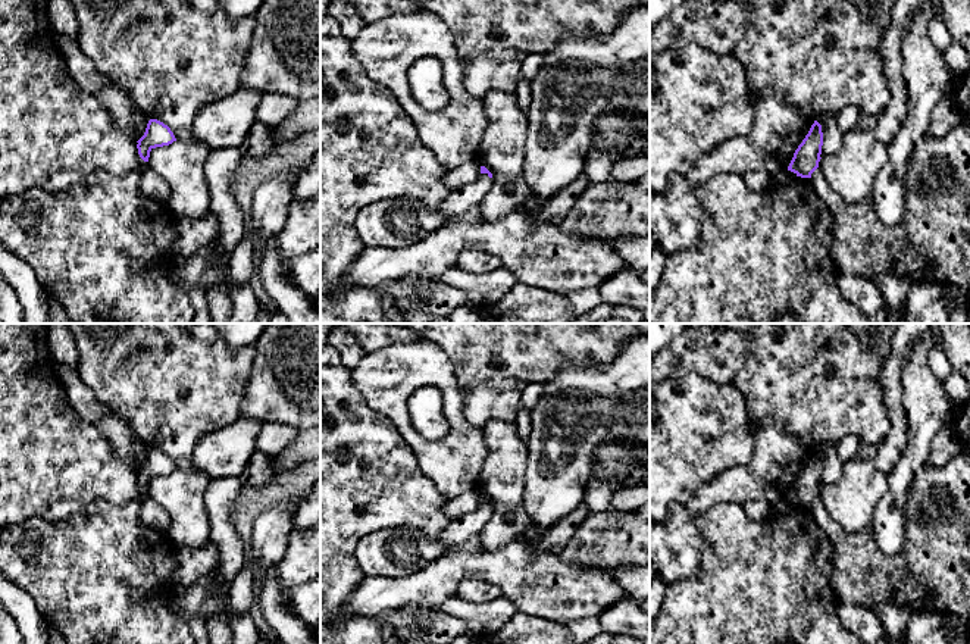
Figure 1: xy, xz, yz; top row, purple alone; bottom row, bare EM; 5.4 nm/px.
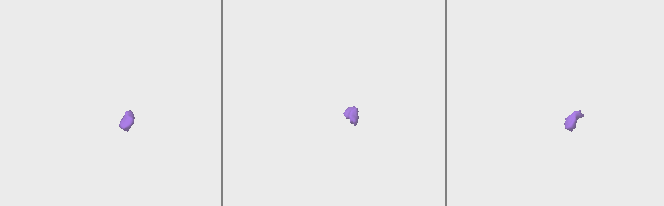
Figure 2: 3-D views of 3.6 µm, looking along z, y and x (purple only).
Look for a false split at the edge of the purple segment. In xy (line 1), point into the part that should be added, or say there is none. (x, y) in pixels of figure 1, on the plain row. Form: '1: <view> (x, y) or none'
1: none

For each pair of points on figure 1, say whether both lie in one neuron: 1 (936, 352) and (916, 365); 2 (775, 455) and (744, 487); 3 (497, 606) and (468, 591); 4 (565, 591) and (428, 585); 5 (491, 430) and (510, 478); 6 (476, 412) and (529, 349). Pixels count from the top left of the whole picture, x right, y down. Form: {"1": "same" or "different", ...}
{"1": "different", "2": "same", "3": "different", "4": "same", "5": "same", "6": "same"}

